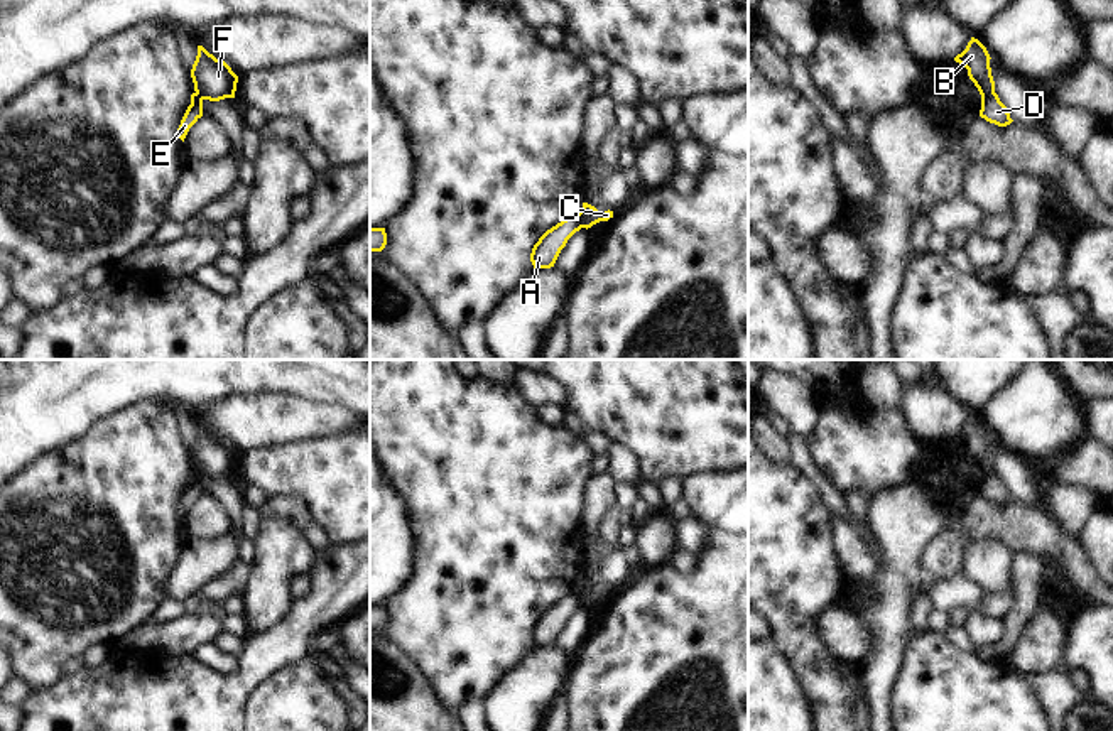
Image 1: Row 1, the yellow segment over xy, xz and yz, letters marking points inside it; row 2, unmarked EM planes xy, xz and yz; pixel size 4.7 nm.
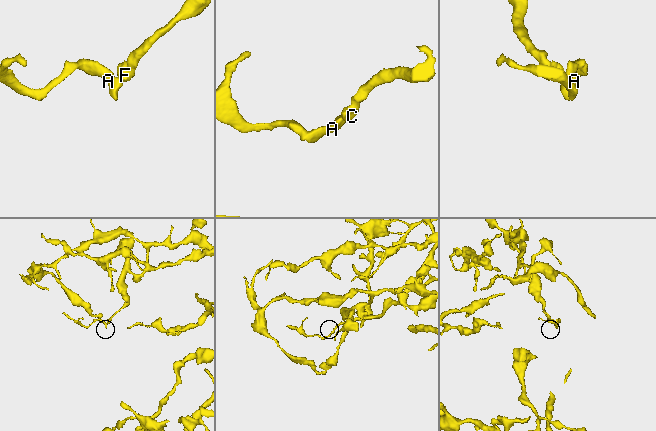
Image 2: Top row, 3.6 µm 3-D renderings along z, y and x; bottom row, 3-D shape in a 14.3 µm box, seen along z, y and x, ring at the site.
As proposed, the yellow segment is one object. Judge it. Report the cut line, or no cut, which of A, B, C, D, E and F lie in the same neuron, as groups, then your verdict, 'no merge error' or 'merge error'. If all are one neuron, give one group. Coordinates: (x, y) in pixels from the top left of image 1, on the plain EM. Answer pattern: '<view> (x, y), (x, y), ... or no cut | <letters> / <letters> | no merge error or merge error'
xz (576, 593), (583, 605) | A D E / B C F | merge error

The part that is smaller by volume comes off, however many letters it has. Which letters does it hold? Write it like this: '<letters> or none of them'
A, D, E

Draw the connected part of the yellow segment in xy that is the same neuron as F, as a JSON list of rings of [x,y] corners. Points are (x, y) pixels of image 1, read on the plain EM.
[[[198,424],[198,434],[191,447],[194,469],[201,478],[220,479],[235,476],[238,454],[231,446]]]

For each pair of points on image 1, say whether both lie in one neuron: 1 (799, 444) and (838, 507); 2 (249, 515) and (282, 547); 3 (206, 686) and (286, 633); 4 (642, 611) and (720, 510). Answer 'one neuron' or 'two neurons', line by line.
1: one neuron
2: two neurons
3: one neuron
4: one neuron

